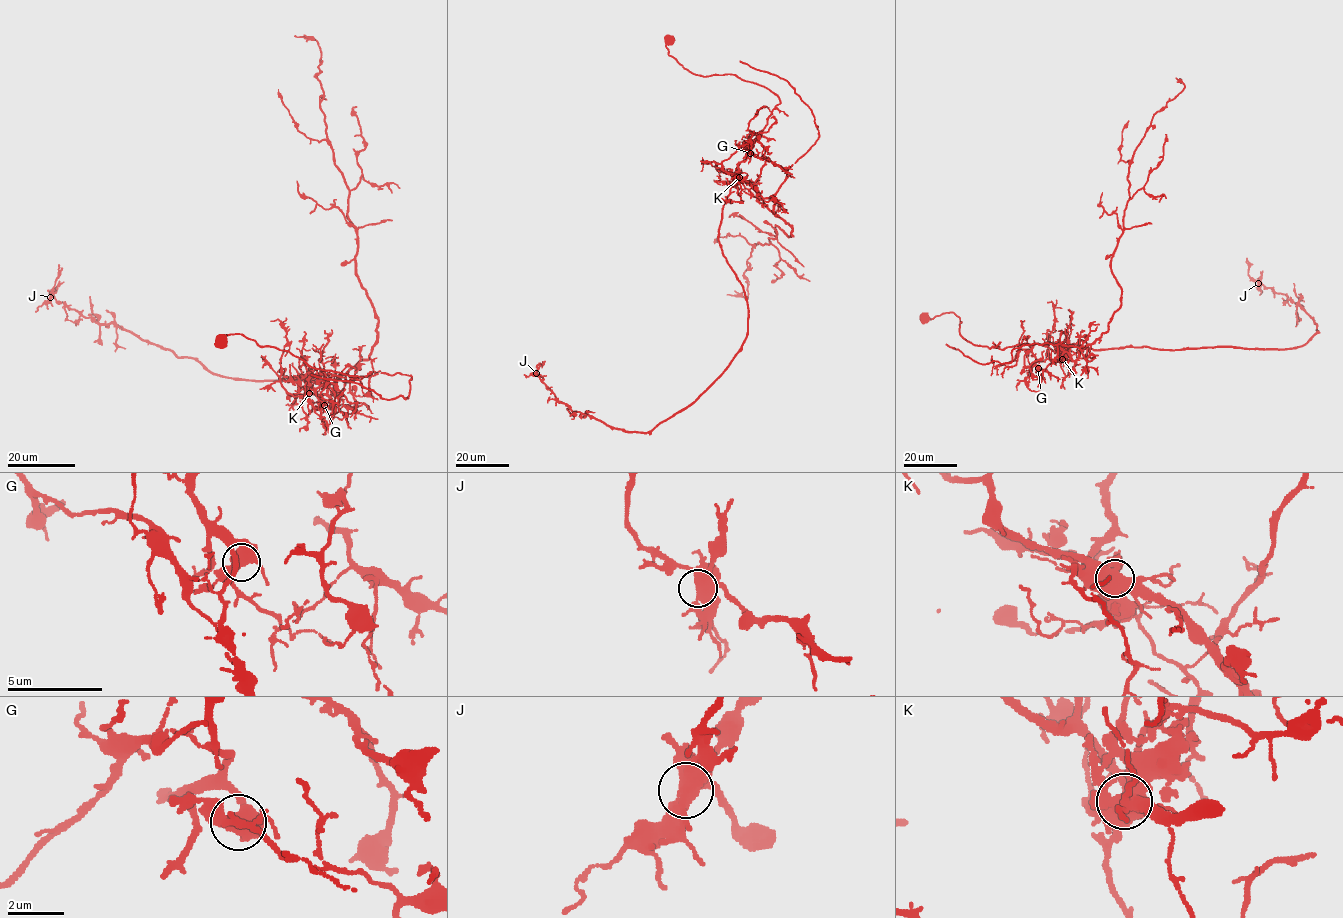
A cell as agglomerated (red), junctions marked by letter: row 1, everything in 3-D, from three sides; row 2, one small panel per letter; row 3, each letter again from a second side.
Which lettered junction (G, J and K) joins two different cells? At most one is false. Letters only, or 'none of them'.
K

